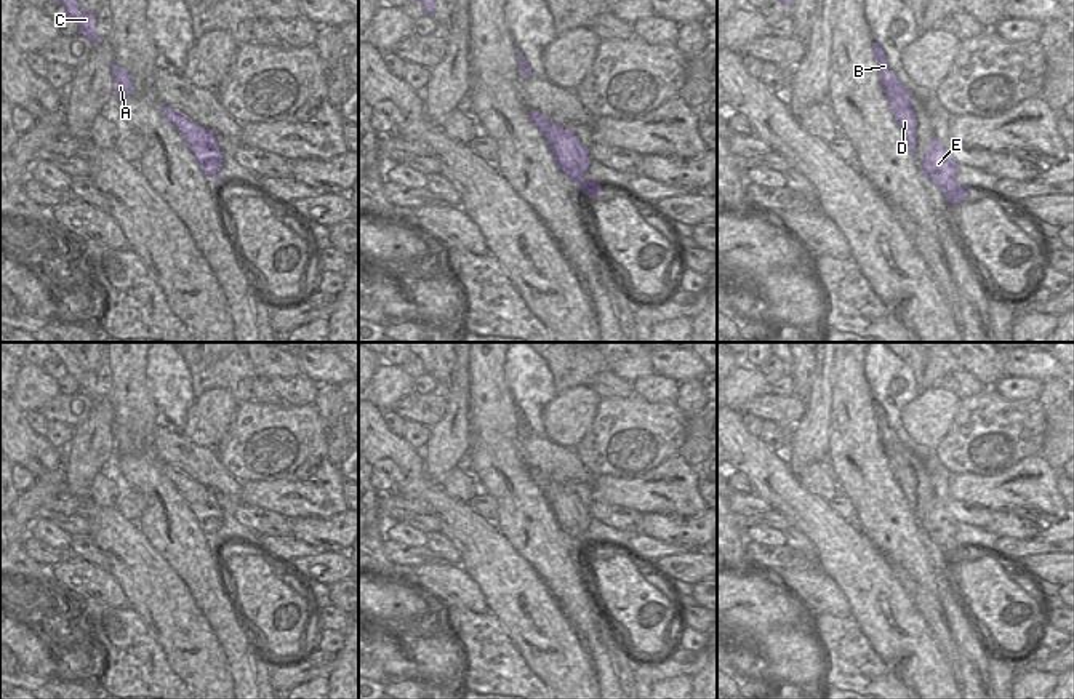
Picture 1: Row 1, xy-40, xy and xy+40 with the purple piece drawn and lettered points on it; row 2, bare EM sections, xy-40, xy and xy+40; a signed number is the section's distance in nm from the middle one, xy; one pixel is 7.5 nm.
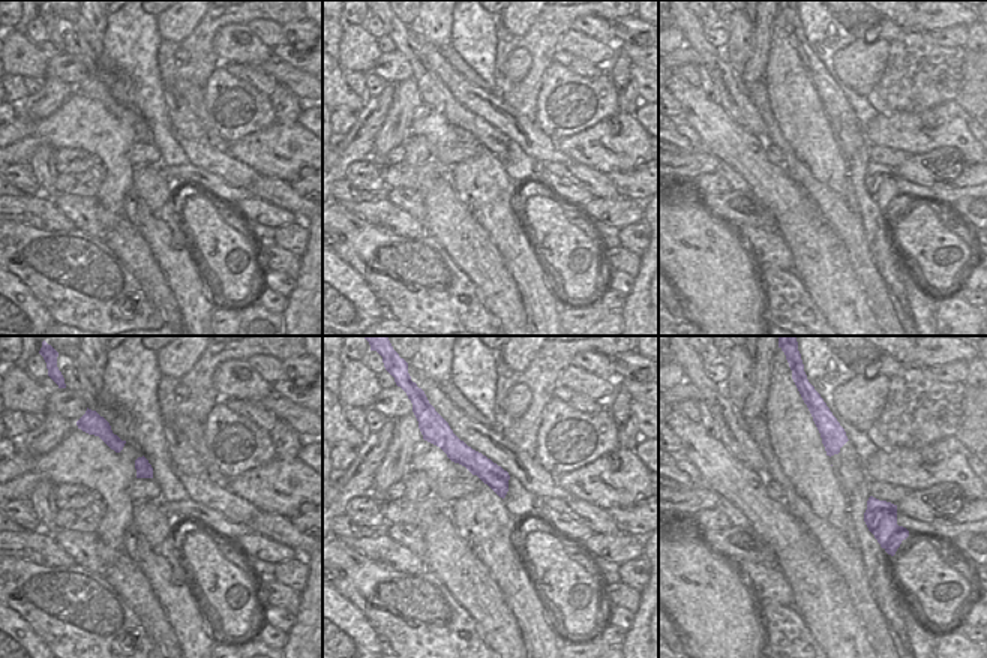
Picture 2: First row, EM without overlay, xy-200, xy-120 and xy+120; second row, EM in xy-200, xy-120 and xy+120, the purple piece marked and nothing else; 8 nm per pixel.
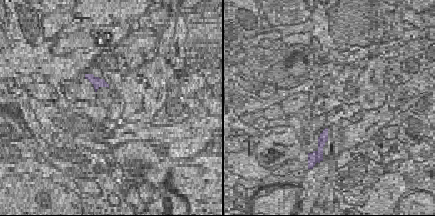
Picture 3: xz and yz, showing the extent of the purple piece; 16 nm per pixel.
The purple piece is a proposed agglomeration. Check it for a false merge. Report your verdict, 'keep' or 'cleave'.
cleave

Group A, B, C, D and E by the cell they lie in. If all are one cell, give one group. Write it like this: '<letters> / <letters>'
A C E / B D

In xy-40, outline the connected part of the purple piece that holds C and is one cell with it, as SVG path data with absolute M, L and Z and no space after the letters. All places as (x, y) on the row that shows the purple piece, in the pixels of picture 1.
M77 0L59 2L66 6L66 14L77 22L78 32L96 45L101 40L96 34L96 13L83 13Z

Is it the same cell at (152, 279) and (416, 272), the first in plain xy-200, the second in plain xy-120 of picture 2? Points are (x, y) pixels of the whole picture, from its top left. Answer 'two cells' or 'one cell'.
two cells

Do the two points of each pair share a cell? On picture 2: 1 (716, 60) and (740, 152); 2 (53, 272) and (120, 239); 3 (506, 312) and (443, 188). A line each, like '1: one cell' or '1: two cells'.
1: two cells
2: two cells
3: one cell

